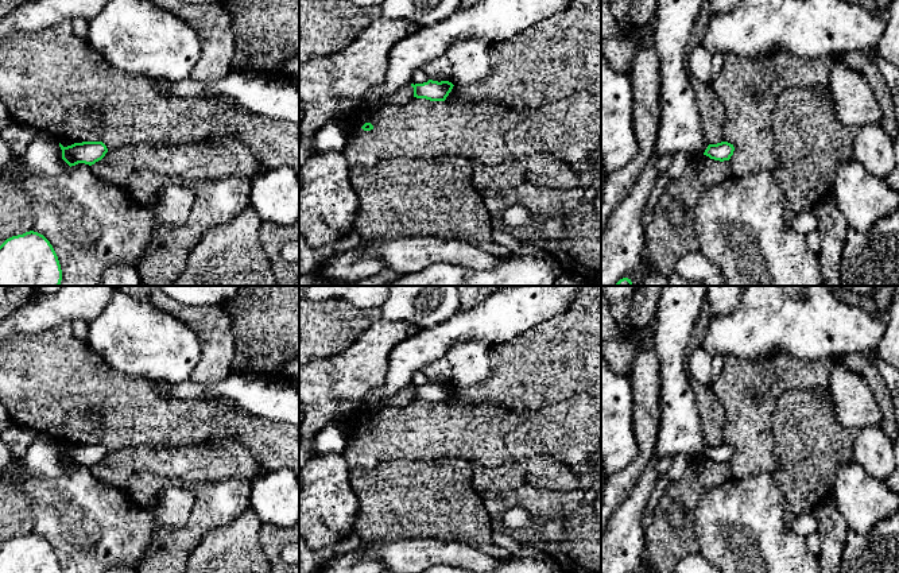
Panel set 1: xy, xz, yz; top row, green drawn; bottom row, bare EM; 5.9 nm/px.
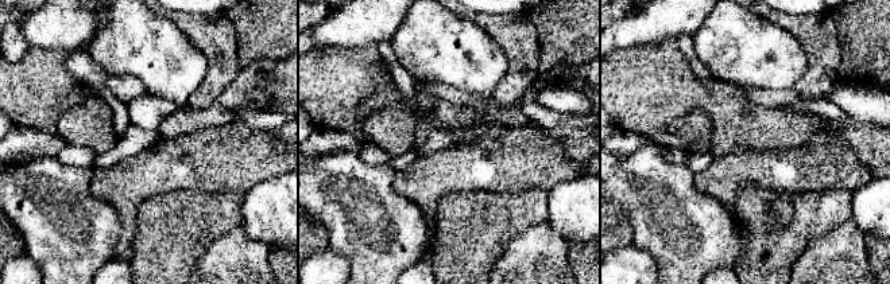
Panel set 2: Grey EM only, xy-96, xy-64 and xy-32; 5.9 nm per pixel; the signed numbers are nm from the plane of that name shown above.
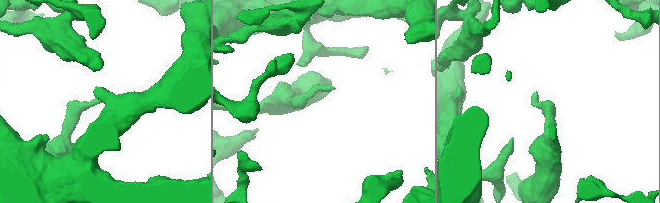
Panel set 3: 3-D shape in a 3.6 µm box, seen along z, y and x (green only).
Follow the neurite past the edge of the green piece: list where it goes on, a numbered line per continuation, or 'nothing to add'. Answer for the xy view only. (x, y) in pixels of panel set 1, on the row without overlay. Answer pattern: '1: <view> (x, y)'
nothing to add

